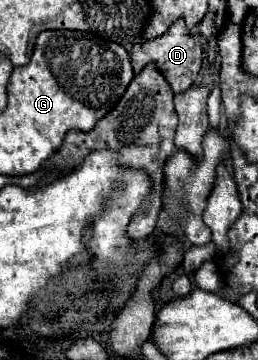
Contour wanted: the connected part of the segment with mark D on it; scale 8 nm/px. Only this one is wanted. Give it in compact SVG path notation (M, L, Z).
M178 20L166 34L162 34L160 38L154 40L146 40L142 44L134 44L132 52L130 52L130 62L134 68L134 74L140 74L140 70L148 64L154 64L160 72L164 72L170 88L174 90L174 94L178 92L186 92L186 88L190 88L200 72L202 66L202 46L198 42L194 42L194 38L186 32L184 20Z

